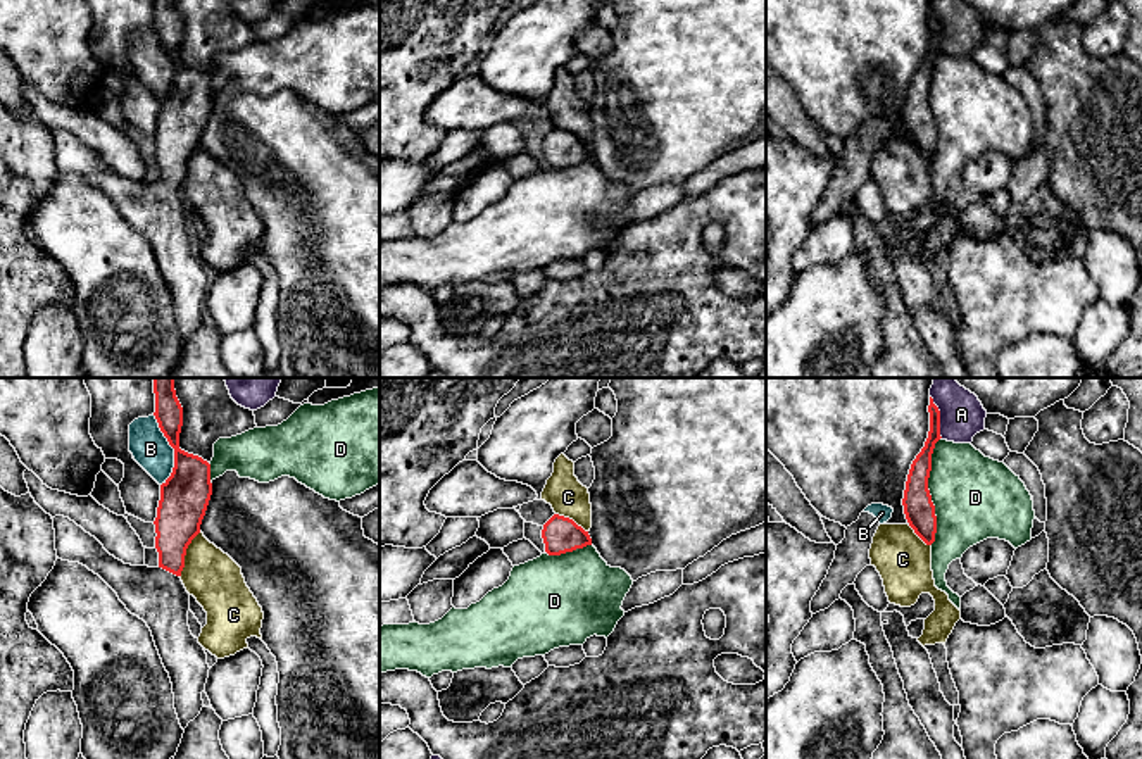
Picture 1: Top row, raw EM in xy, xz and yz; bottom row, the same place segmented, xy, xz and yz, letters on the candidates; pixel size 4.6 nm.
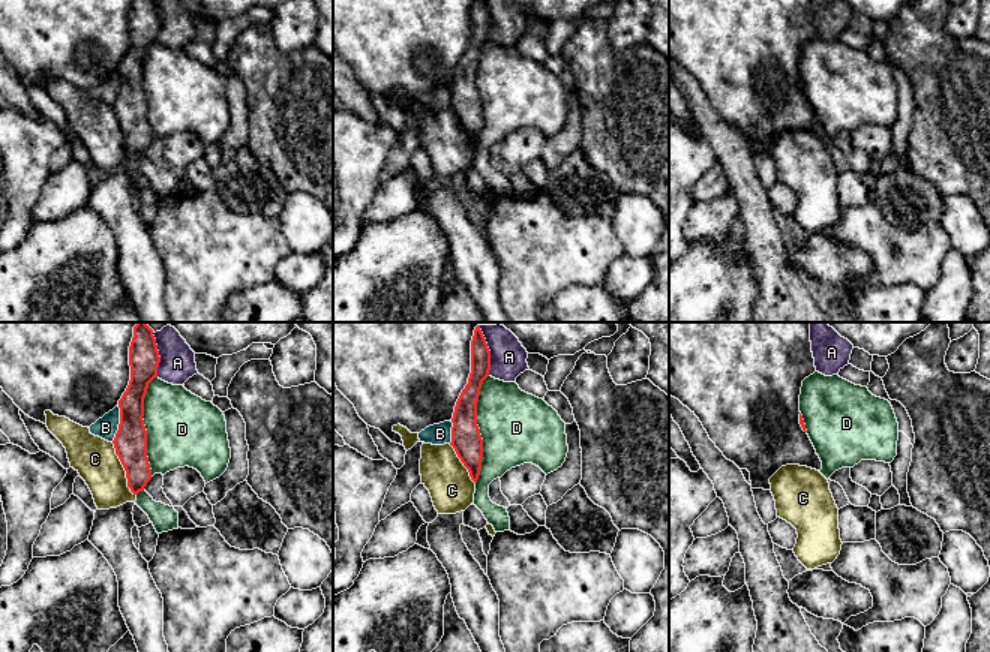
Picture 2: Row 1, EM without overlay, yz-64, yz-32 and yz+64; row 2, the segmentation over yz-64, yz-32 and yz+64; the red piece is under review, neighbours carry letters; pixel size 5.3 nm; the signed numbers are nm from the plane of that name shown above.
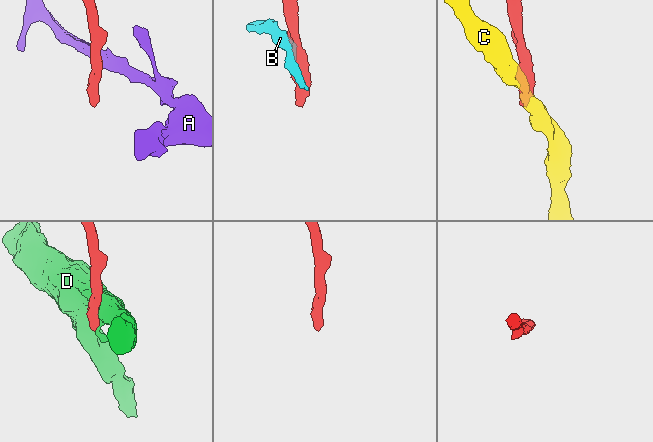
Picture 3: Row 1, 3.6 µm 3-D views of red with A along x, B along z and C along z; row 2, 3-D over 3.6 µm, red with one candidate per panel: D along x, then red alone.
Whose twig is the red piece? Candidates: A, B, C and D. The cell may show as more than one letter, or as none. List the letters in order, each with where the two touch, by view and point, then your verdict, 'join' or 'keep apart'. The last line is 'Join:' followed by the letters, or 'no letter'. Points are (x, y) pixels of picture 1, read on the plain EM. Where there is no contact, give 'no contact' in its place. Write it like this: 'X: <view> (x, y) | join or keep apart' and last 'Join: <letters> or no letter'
A: yz (939, 30) | keep apart
B: xy (175, 64) | keep apart
C: xy (185, 168) | keep apart
D: yz (928, 104) | keep apart
Join: no letter

